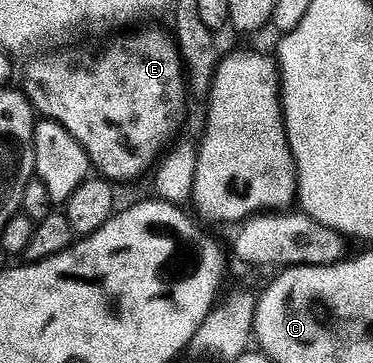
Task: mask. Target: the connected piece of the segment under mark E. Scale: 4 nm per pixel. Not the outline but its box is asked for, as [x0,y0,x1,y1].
[21,31,189,182]

